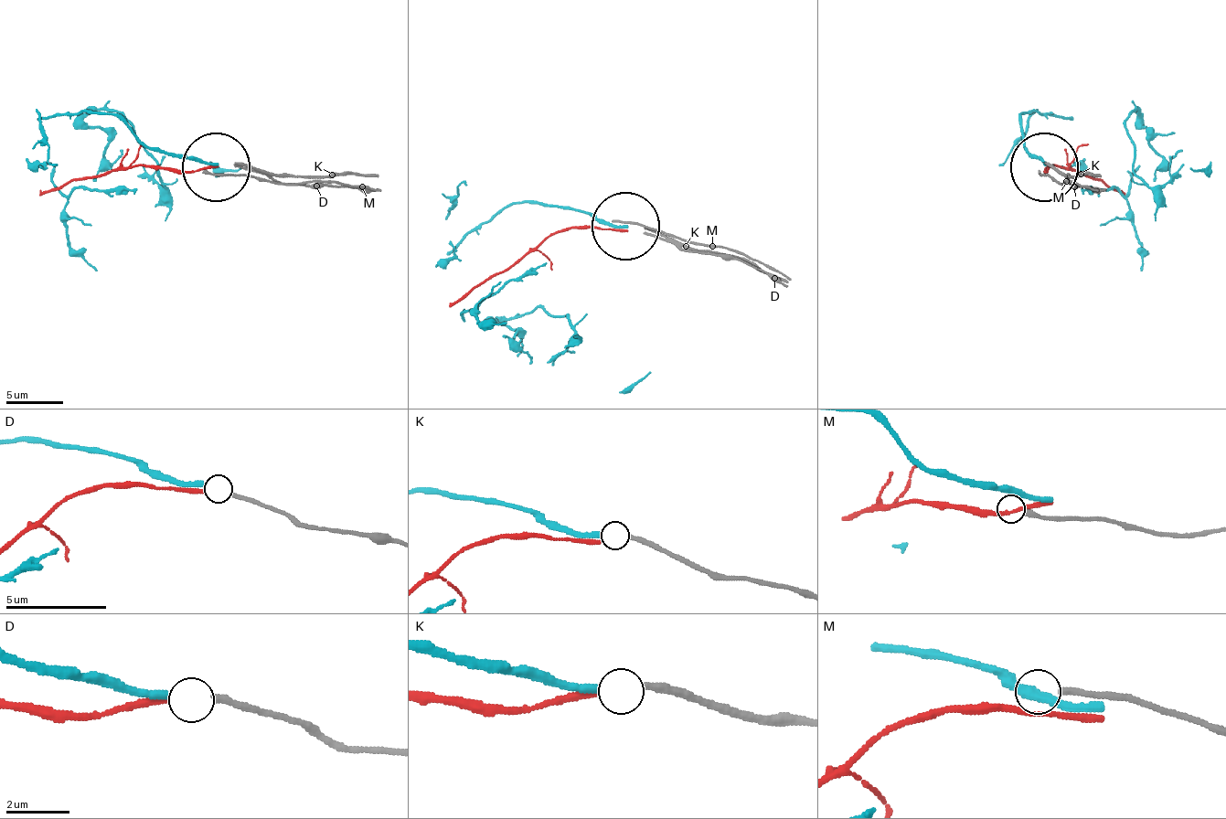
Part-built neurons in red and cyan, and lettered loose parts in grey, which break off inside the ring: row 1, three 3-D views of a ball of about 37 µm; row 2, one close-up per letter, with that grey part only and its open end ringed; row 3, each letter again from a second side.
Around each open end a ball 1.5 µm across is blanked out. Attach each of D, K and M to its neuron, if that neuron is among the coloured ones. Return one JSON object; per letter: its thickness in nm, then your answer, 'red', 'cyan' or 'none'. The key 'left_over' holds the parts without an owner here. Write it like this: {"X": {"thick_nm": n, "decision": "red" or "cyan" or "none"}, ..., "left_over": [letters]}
{"D": {"thick_nm": 200, "decision": "red"}, "K": {"thick_nm": 240, "decision": "cyan"}, "M": {"thick_nm": 200, "decision": "none"}, "left_over": ["M"]}

